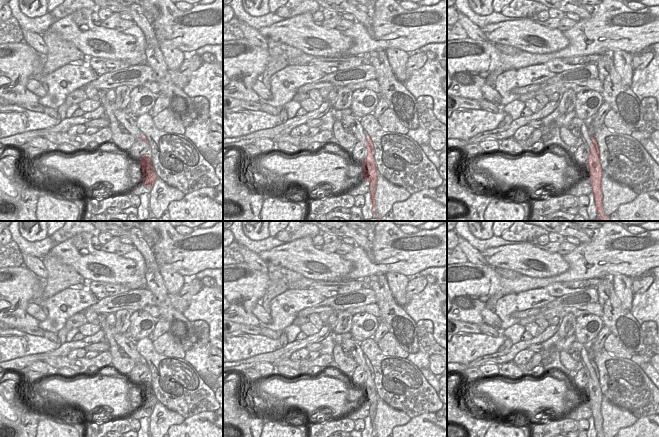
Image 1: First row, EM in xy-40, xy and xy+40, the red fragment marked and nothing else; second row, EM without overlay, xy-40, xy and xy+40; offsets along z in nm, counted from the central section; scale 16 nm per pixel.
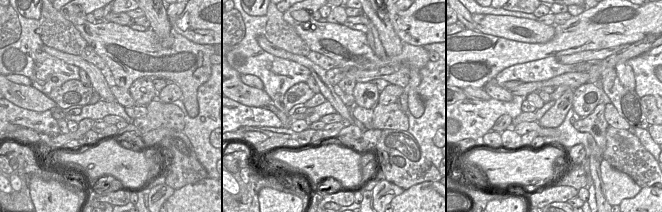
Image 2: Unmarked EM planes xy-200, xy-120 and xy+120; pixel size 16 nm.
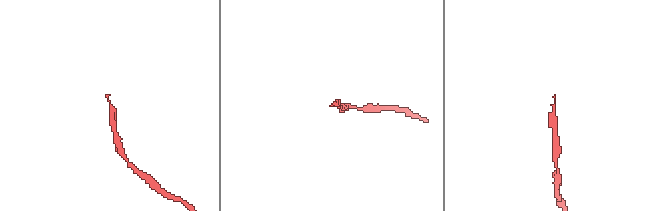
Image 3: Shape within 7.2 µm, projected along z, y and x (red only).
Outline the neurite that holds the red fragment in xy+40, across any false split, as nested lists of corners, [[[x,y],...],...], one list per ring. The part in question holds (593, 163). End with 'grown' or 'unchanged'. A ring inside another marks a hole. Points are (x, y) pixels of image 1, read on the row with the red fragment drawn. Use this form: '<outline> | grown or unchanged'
[[[575,117],[572,119],[572,123],[574,124],[574,128],[580,131],[583,143],[587,144],[590,149],[586,169],[589,170],[589,181],[594,195],[597,216],[600,221],[611,221],[610,216],[604,213],[602,205],[603,194],[601,191],[601,179],[603,171],[599,160],[599,148],[594,138],[594,129],[591,125],[591,120],[583,121]]] | grown

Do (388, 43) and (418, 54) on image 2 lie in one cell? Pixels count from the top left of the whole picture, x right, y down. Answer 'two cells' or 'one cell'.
two cells

